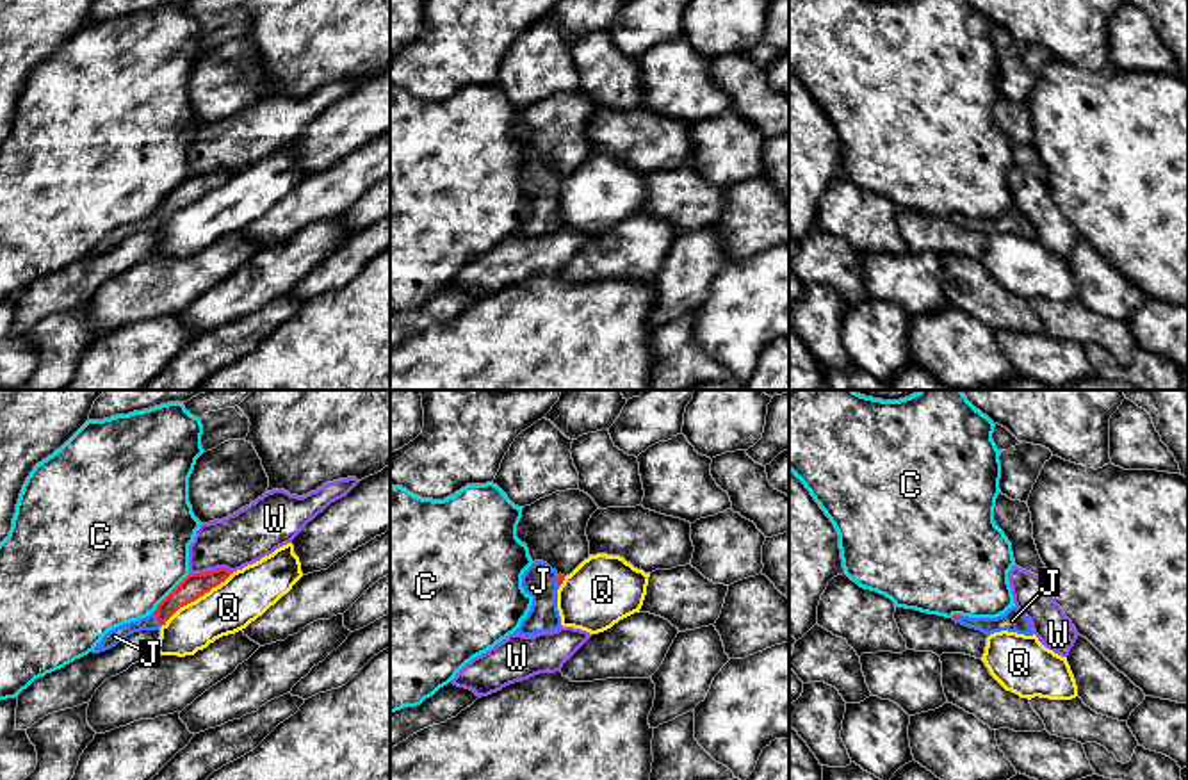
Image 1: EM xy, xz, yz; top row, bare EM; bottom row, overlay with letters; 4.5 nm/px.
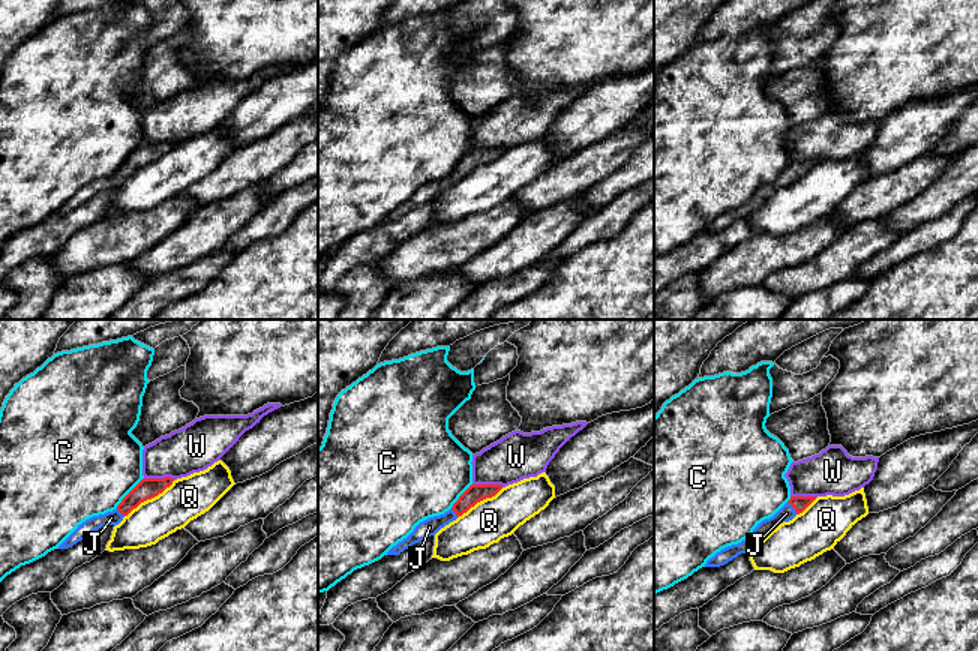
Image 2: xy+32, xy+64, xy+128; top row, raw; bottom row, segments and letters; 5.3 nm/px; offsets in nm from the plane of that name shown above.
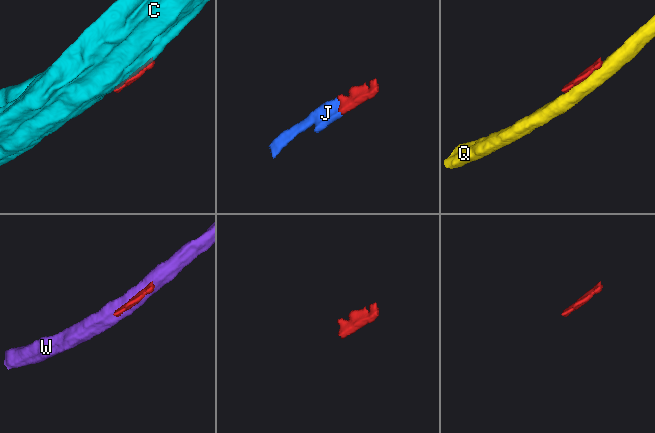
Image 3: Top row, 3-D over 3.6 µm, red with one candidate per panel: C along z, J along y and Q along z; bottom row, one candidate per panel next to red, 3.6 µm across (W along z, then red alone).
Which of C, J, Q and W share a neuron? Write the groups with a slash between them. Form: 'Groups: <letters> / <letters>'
Groups: C / J / Q / W

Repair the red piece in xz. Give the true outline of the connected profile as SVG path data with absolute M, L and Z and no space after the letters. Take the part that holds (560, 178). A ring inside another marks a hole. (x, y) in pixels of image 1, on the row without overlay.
M534 162L522 176L522 189L533 198L533 207L520 228L515 232L522 237L534 237L538 233L552 233L561 228L557 212L557 191L565 176L552 171L543 162Z

